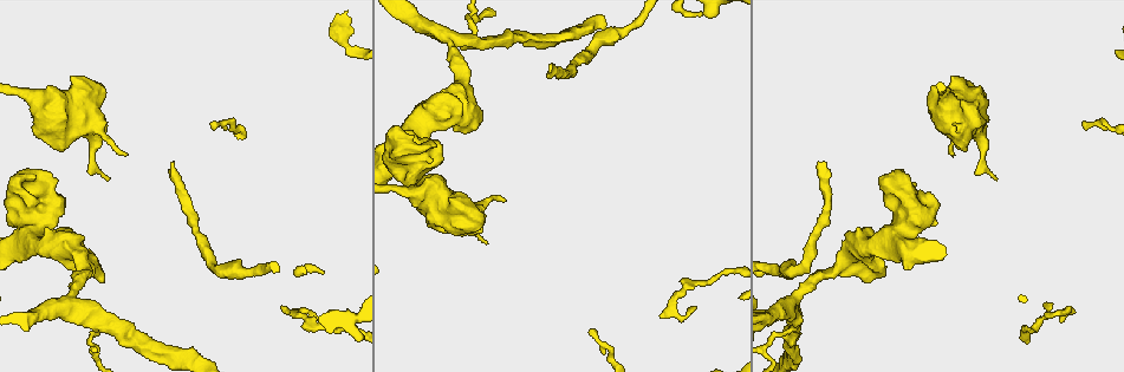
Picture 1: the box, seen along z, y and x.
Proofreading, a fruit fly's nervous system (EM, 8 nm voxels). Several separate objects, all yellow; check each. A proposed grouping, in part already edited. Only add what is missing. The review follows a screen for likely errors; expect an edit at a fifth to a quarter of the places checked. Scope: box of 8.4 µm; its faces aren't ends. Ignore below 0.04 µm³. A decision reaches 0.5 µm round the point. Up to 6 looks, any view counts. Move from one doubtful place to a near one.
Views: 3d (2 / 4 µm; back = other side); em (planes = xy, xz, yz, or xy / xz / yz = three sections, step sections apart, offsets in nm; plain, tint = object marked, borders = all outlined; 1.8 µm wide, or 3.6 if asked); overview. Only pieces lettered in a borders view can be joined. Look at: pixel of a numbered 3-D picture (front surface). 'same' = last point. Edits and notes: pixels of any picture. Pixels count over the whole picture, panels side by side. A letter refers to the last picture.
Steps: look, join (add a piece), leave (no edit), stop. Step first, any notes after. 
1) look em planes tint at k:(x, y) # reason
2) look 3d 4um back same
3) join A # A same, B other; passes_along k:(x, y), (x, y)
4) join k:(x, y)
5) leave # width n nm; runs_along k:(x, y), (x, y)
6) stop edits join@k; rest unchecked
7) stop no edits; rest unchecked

look 3d 4um at 1:(791, 299) # sudden change in width

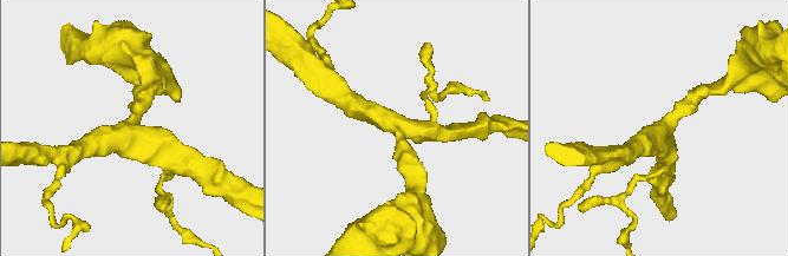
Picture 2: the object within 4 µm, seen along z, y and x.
look em planes borders at 2:(399, 130) # arms 4

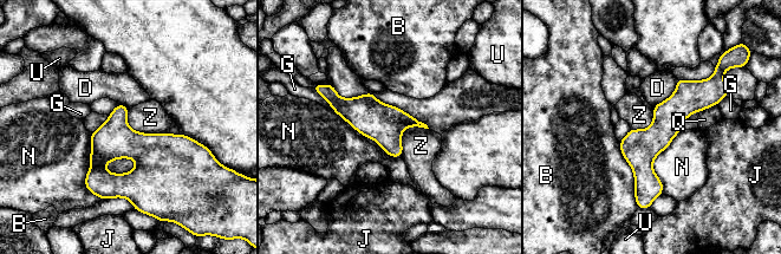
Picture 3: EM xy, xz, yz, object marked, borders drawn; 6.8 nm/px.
leave # longest_contact N 460 nm; B other, D other, G other, J other, N other, Q other, U other, Z other; none of them fits

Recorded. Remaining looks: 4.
look em planes tint at 1:(171, 162) # an open end

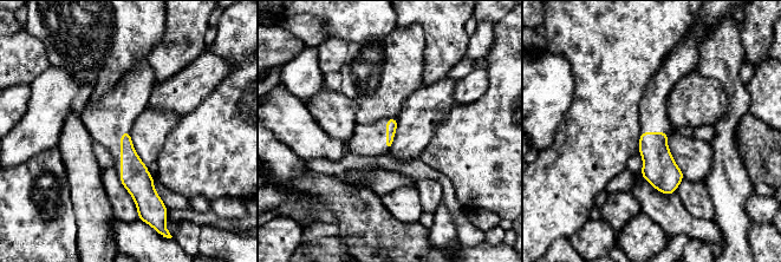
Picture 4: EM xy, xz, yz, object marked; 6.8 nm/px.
look em planes borders same

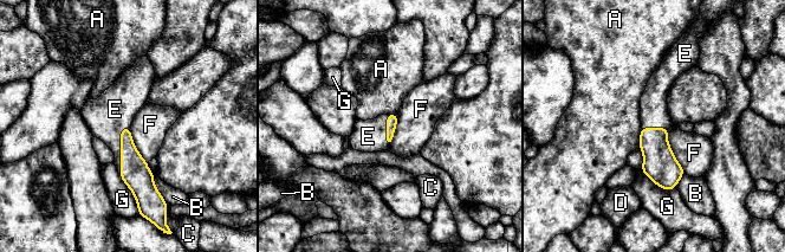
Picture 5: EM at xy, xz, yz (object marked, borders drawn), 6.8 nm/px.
join E # longest_contact E 340 nm; A other, B other, C other, D other, E same, F other, G other; passes_along 5:(135, 173), (121, 147), (105, 116); it goes on there

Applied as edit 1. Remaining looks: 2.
stop edits join@5; rest unchecked

